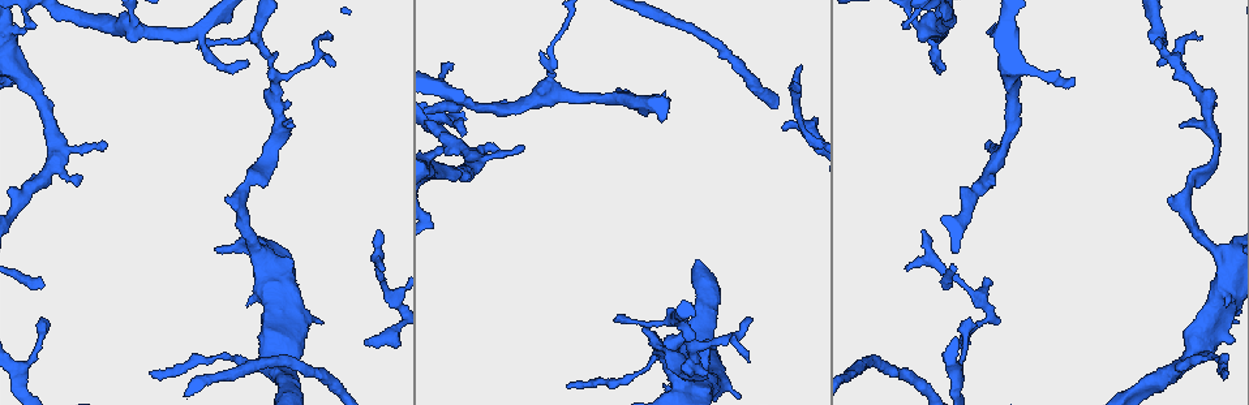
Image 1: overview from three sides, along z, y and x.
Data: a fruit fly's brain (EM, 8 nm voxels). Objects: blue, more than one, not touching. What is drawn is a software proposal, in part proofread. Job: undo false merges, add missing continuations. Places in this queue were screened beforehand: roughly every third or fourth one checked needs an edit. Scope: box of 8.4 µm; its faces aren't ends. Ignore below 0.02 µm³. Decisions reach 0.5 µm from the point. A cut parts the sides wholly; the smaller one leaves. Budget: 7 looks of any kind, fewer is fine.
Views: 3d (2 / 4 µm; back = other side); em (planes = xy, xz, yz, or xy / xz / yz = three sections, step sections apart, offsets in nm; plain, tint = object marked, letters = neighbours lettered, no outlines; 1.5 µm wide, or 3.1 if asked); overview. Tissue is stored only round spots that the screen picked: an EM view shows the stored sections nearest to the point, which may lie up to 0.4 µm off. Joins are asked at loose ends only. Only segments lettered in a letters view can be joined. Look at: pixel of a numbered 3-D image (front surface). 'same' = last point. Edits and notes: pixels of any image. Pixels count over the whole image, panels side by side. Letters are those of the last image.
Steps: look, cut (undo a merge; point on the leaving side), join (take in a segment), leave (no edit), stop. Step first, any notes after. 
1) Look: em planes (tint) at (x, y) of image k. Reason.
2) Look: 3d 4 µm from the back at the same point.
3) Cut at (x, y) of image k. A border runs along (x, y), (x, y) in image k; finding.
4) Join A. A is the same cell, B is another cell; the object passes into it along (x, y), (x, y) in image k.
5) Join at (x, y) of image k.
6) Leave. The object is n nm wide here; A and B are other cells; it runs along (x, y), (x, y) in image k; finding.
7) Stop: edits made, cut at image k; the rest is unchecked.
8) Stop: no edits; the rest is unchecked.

Look: 3d 4 µm at (666, 350) of image 1. A narrow waist.

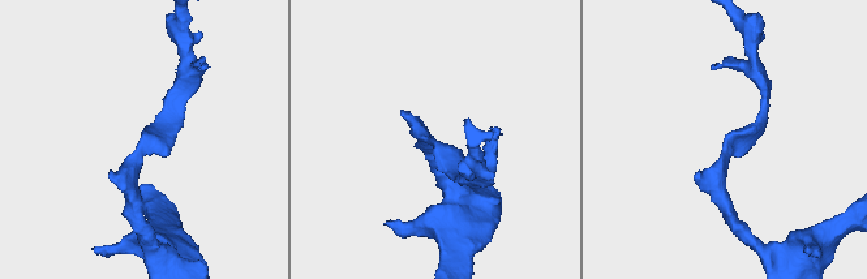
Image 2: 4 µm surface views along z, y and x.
Look: em planes (plain) at (725, 145) of image 2. The arms are 190, 220 nm wide; now the EM.

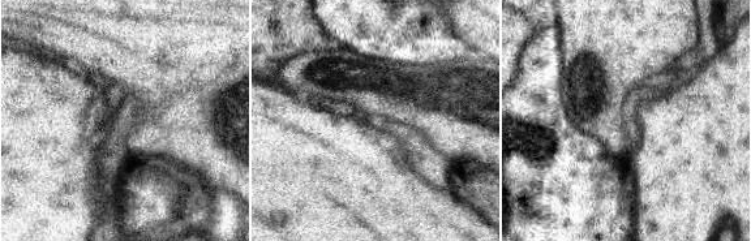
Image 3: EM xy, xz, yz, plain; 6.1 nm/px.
Look: em planes (letters) at the same point.

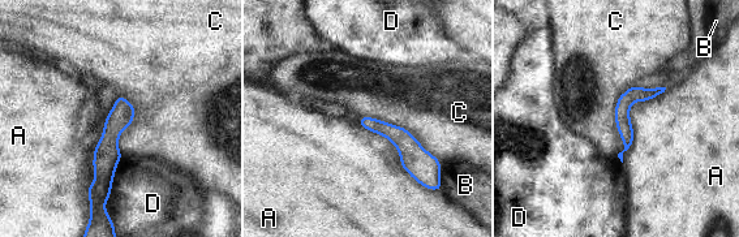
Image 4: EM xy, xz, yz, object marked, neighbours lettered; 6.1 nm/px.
Leave. A, B, C and D are other cells; a border runs along (361, 116), (403, 126), (441, 162) in image 4; all the same cell.

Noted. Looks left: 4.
Look: 3d 2 µm from the back at (274, 76) of image 1. Two arms in line, one across.

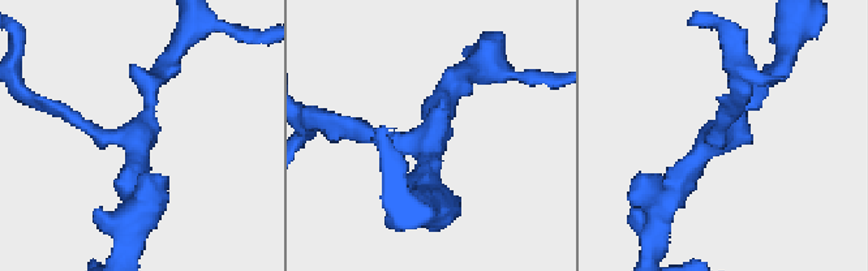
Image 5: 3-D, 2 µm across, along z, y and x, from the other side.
Look: em yz step 8 (tint) at (718, 138) of image 5. 3 arms meet here.

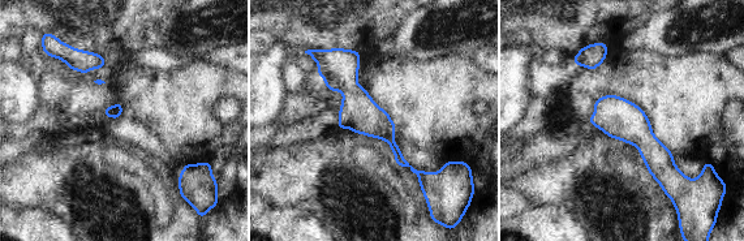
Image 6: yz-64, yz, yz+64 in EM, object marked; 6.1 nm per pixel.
Look: em planes (letters) at the same point. Another direction.

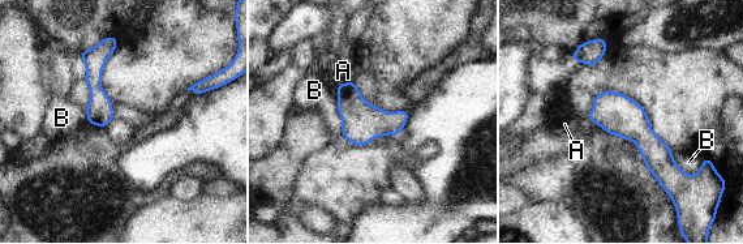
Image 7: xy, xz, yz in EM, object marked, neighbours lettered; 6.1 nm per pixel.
Leave. A and B are other cells; a border runs along (336, 85), (342, 135) in image 7; continuous, no second cell.

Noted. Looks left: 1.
Stop: no edits; the rest is unchecked.

